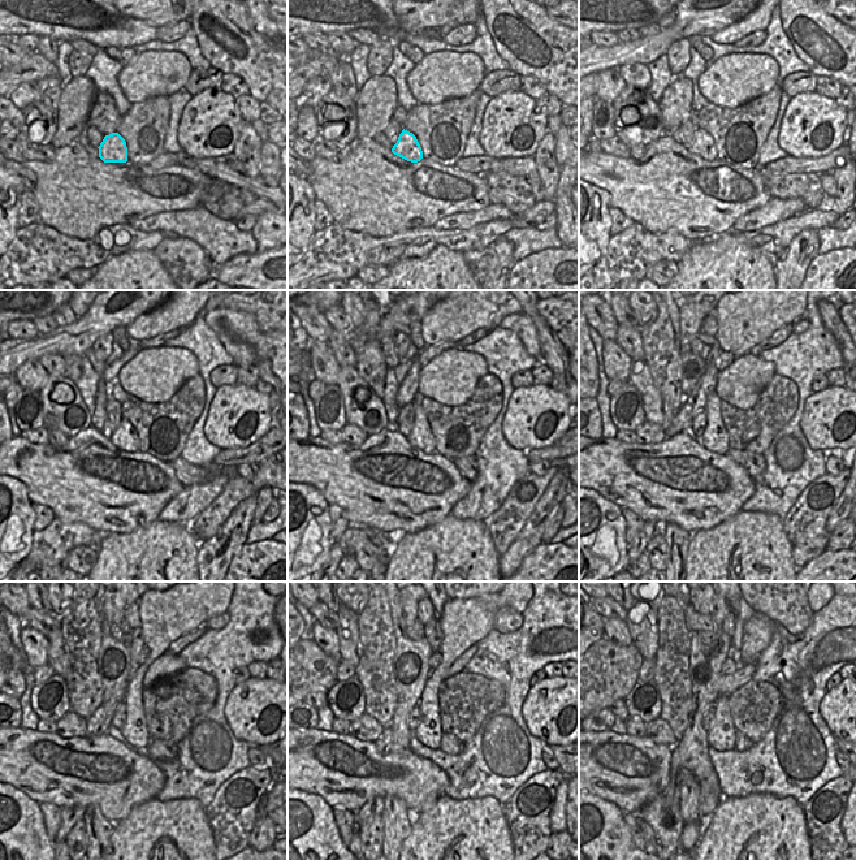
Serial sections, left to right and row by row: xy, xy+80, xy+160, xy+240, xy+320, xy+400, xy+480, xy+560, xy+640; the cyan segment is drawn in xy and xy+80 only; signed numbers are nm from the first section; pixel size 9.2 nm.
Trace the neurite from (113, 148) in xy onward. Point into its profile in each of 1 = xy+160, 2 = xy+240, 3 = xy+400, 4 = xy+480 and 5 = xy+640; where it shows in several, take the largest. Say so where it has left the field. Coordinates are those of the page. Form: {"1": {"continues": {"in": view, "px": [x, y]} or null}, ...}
{"1": {"continues": {"in": "xy+160", "px": [703, 145]}}, "2": {"continues": {"in": "xy+240", "px": [125, 437]}}, "3": {"continues": {"in": "xy+400", "px": [714, 439]}}, "4": {"continues": {"in": "xy+480", "px": [134, 730]}}, "5": {"continues": {"in": "xy+640", "px": [721, 737]}}}

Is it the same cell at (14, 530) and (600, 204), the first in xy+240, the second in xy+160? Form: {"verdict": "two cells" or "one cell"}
{"verdict": "one cell"}

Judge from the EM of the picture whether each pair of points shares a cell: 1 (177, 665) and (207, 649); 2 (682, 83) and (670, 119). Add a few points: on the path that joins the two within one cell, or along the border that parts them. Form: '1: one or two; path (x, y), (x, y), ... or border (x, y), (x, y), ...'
1: two; border (178, 655), (187, 666)
2: one; path (679, 93), (674, 109)

